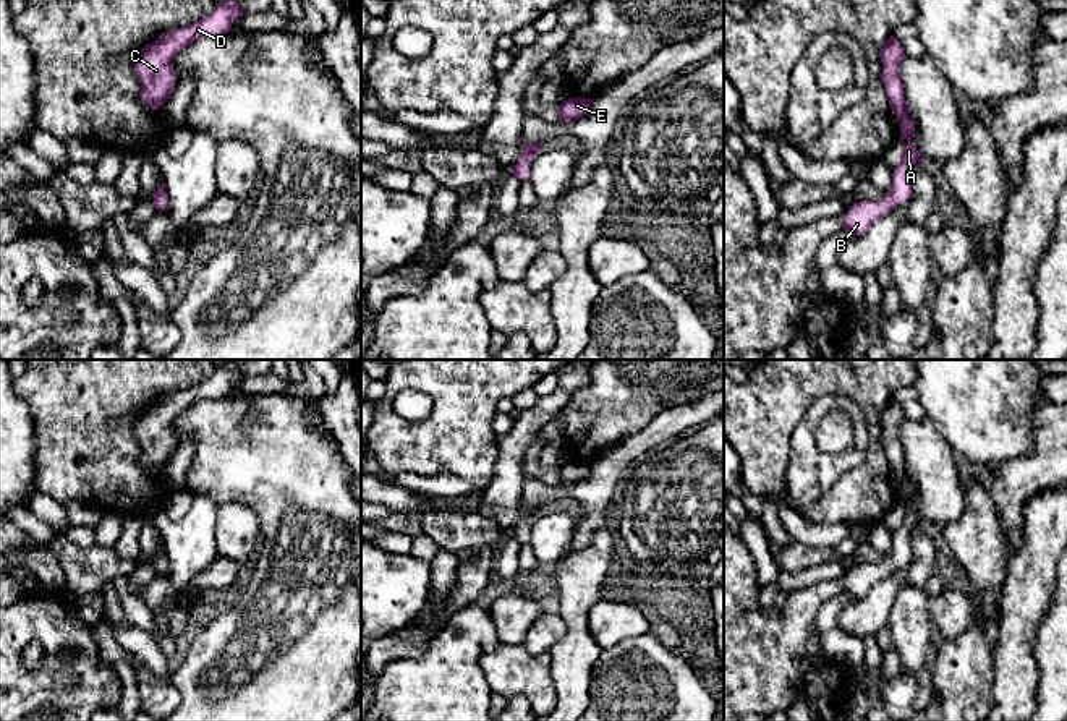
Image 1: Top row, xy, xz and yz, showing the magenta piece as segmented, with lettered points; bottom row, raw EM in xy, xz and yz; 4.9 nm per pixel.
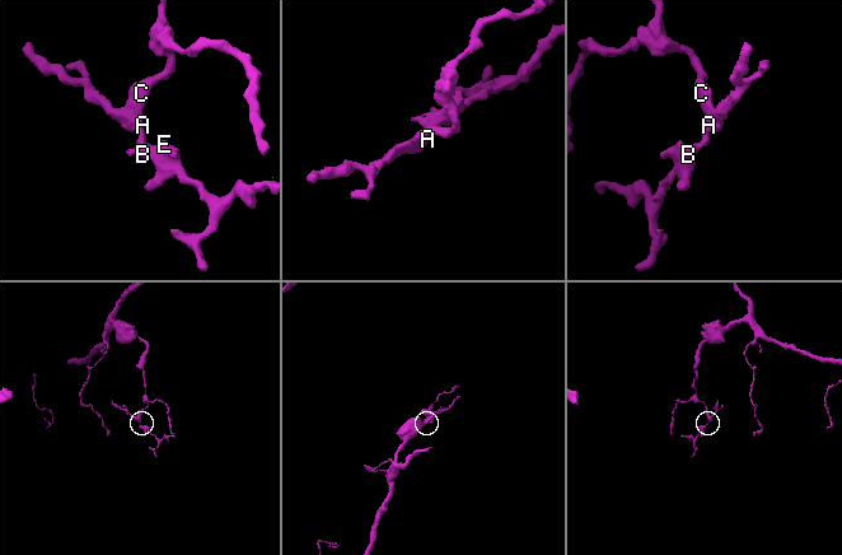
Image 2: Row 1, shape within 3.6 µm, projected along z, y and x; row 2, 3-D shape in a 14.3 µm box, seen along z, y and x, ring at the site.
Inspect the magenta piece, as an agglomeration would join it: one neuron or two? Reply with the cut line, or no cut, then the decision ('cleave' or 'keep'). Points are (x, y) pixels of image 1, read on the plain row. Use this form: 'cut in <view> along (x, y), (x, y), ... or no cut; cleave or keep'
no cut; keep

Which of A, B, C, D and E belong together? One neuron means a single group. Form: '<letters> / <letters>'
A B C D E

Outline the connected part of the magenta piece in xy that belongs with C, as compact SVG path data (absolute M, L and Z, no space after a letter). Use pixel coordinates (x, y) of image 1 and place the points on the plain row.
M225 360L206 381L164 395L146 408L134 424L141 447L141 465L159 473L175 452L173 420L201 400L228 397L233 384L243 378L244 374L235 360Z

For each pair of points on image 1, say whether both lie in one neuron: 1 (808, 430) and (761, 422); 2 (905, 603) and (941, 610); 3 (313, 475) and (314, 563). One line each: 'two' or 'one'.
1: two
2: two
3: one

